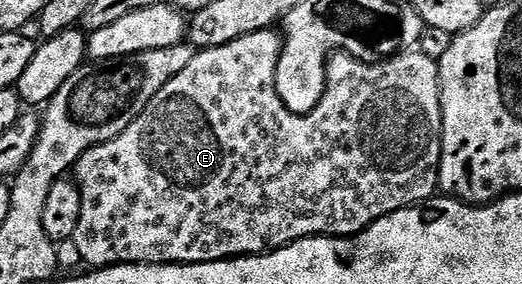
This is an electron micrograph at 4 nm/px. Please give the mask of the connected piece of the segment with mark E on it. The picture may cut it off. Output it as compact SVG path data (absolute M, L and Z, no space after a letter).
M260 29L251 35L243 35L223 47L194 52L191 63L187 63L187 67L183 67L183 71L179 71L179 75L175 75L175 79L171 79L171 83L167 83L167 87L163 87L163 91L159 91L159 95L155 95L155 99L151 99L151 103L143 111L143 115L139 115L139 119L135 119L135 123L131 123L131 127L127 127L127 131L123 131L123 135L119 135L102 145L91 147L91 151L87 151L77 160L75 180L77 189L81 192L81 214L79 215L79 227L75 227L75 235L72 241L75 243L75 247L79 247L79 255L86 266L198 265L208 261L232 261L235 257L255 257L275 249L282 249L285 245L294 245L296 241L302 241L305 237L355 237L371 223L375 223L400 209L412 209L413 206L430 200L438 192L437 168L441 162L441 71L434 58L432 61L427 54L421 53L422 51L406 51L389 58L387 61L370 63L355 59L349 53L334 52L325 71L325 93L321 96L321 102L310 113L293 113L283 103L283 99L277 90L277 54L281 51L281 41L278 34L277 37L275 34L276 32L273 29Z

